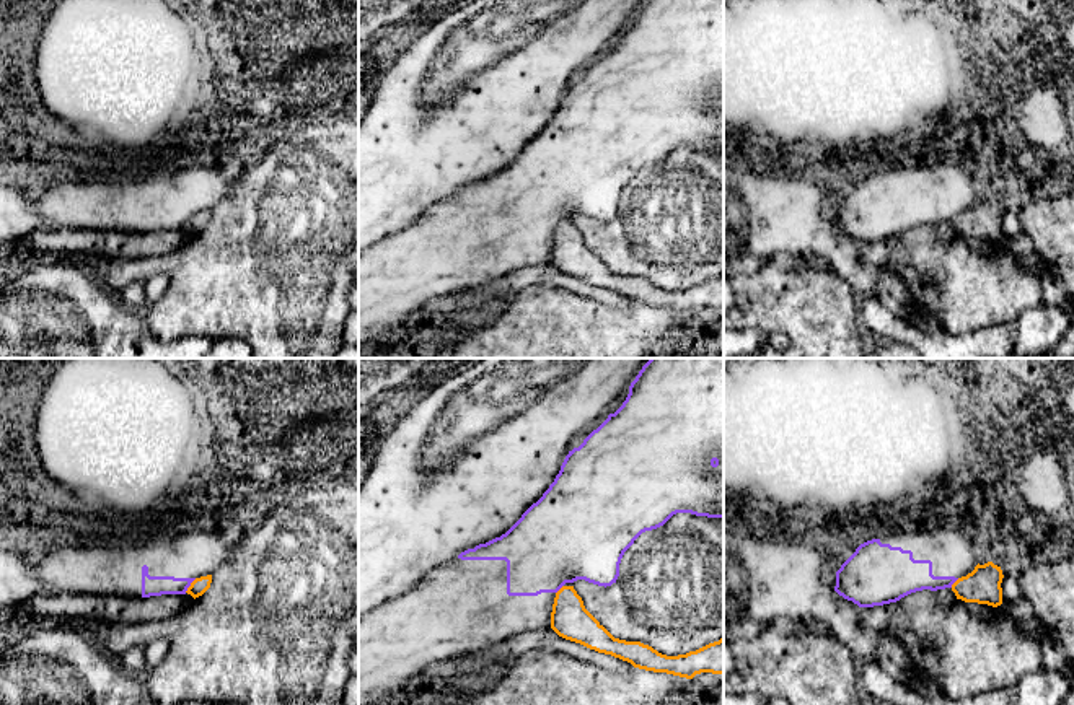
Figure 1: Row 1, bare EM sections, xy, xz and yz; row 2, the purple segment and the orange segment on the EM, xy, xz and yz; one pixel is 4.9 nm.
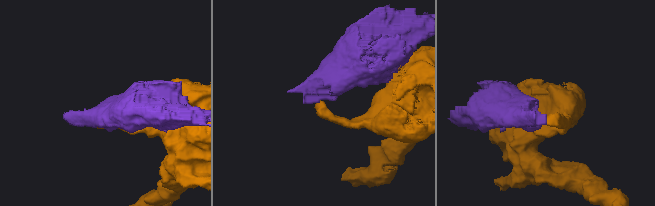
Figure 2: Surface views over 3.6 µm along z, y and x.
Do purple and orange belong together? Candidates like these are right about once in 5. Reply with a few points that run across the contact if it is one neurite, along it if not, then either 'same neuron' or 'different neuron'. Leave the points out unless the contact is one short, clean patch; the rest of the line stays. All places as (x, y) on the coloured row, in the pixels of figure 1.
different neuron

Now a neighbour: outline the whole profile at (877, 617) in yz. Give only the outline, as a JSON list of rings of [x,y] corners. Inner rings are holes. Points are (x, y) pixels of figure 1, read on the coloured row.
[[[895,602],[874,607],[861,607],[861,624],[862,627],[874,630],[875,633],[883,633],[893,612]]]

